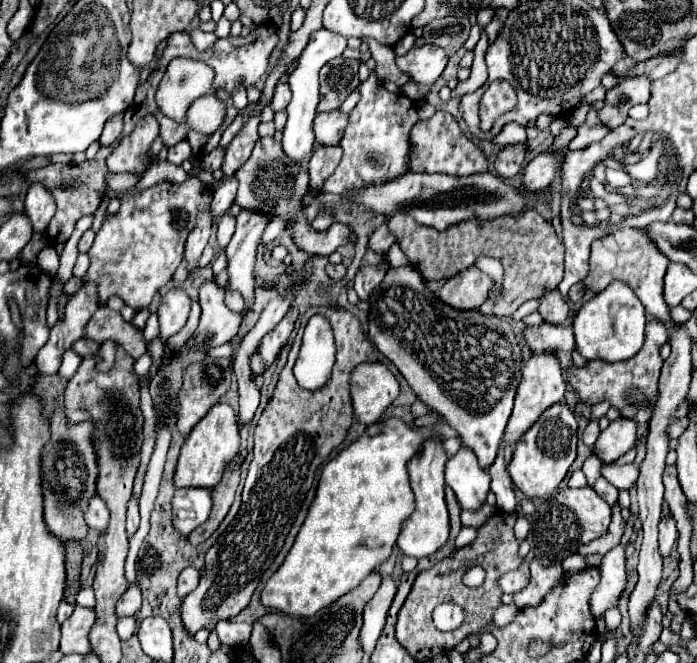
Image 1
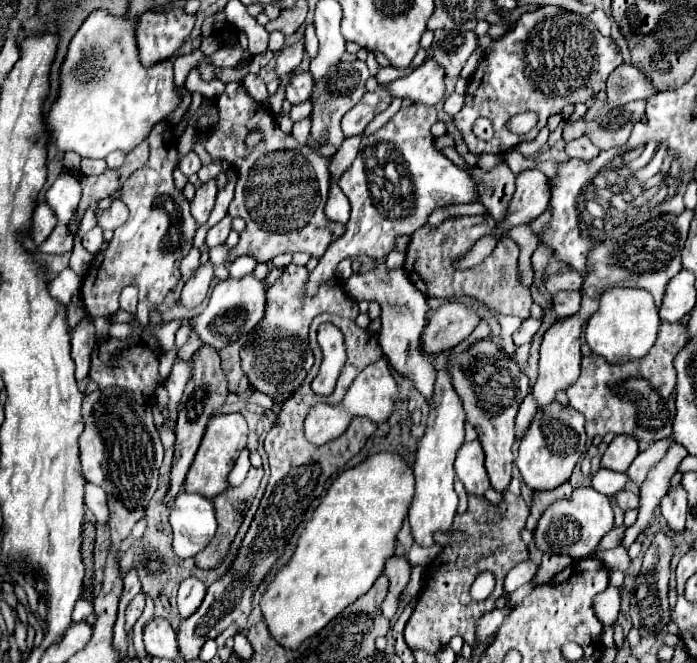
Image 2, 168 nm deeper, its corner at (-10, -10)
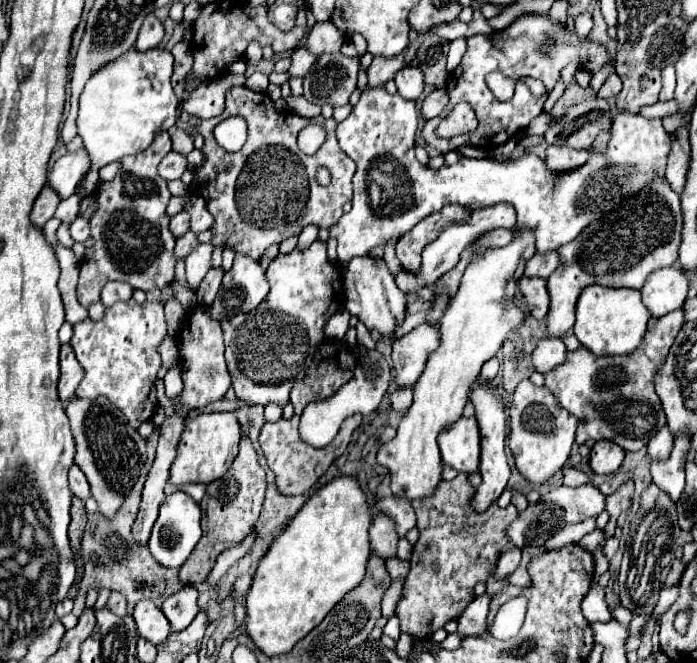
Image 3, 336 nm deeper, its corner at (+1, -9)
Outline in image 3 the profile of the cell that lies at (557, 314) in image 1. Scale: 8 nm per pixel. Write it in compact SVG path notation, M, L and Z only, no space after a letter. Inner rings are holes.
M535 253L525 265L525 275L549 277L557 267L559 267L559 255L557 253Z

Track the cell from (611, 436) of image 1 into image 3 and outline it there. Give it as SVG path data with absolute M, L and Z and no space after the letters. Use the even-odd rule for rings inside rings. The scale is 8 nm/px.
M597 441L589 455L589 467L595 475L611 475L623 463L625 451L613 441Z

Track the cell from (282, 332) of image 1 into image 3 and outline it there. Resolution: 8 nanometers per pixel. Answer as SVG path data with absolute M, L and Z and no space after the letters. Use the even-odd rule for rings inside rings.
M317 239L303 251L293 249L287 255L277 255L275 261L267 267L267 279L271 283L271 291L267 299L257 307L257 311L253 309L249 313L239 313L221 323L225 333L225 357L237 399L255 405L269 405L277 401L281 407L285 407L289 403L289 391L297 381L305 377L315 357L317 345L321 345L325 339L325 323L343 301L343 277L339 267L327 259L325 241Z

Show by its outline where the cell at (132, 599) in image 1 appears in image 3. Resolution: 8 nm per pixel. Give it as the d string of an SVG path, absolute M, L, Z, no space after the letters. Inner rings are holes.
M111 591L111 595L109 595L105 607L109 607L109 611L115 613L115 615L119 615L119 617L127 615L127 603L125 603L125 597L123 597L121 593L117 593L117 591Z

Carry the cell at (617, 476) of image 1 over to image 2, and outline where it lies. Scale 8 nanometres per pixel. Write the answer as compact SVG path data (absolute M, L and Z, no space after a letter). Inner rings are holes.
M600 468L594 476L592 476L592 488L606 494L606 496L612 496L616 492L620 492L628 482L628 476L622 474L622 472L612 472L612 470L606 470L606 468Z

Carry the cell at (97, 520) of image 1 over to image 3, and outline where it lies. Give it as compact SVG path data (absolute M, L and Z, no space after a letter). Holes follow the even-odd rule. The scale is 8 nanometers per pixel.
M75 463L69 467L69 489L71 489L73 495L79 497L79 499L87 499L87 497L91 495L91 491L89 491L89 481L87 481L87 477L83 475L83 471L81 471Z

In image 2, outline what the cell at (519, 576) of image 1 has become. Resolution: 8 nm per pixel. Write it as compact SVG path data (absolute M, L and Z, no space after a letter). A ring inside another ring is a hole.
M532 560L520 562L518 566L514 566L514 568L508 572L508 576L506 576L506 580L504 580L504 592L506 592L506 594L512 594L518 586L532 582L534 576L536 576L536 572L538 572L538 566L536 566Z

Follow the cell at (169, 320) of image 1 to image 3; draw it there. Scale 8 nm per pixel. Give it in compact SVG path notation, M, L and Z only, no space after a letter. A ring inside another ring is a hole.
M199 243L191 255L185 259L185 269L187 269L187 281L193 287L199 287L201 279L205 277L205 273L211 267L211 253L213 253L213 245L211 243Z

